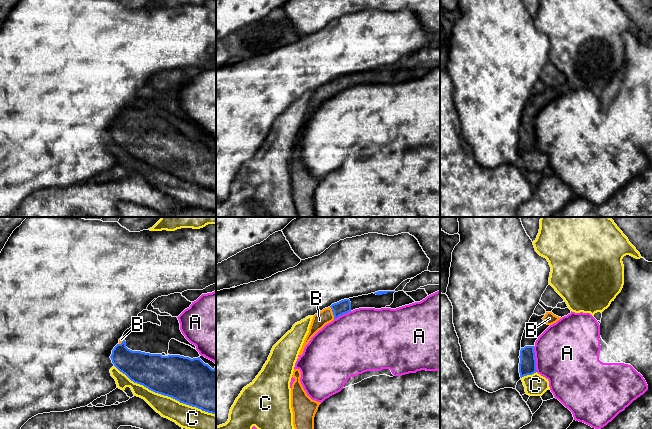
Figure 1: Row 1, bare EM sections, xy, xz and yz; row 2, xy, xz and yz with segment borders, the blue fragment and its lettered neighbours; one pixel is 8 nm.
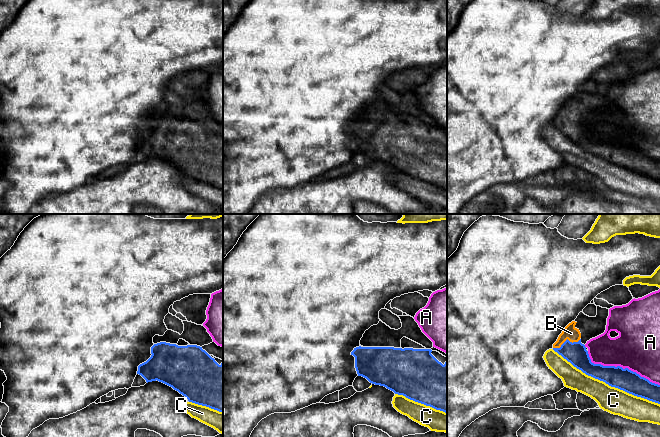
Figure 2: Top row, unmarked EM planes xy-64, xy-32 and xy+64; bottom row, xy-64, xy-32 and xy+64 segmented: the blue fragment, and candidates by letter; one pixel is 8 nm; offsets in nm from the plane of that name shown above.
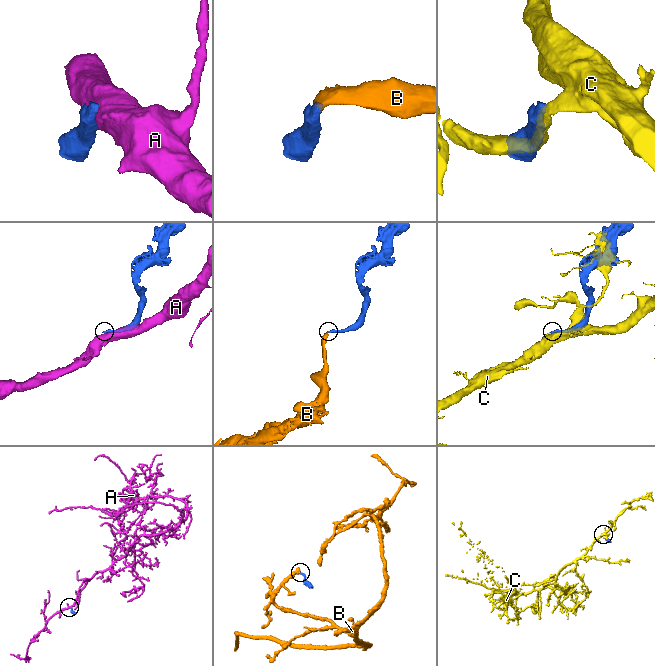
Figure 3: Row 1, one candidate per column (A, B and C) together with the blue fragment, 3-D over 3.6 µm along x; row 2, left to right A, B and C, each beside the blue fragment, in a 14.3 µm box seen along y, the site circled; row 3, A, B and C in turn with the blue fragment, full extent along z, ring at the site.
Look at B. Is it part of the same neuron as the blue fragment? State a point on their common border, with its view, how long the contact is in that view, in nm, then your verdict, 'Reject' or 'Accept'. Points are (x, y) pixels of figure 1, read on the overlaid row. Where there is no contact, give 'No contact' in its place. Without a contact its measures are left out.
Touches blue at xz (333, 312). Shared border 110 nm. Accept

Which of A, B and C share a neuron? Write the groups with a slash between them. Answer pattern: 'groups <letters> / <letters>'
groups A / B / C

